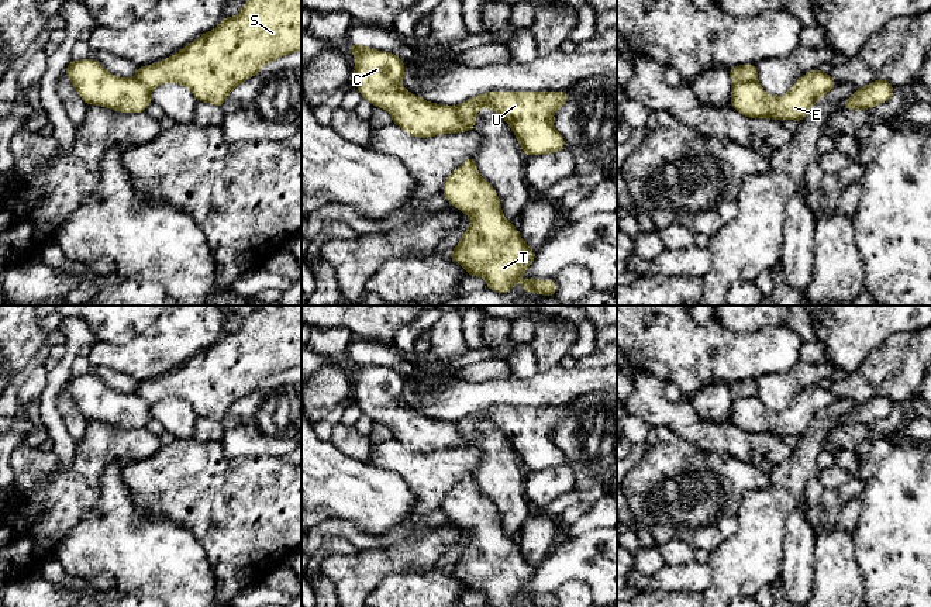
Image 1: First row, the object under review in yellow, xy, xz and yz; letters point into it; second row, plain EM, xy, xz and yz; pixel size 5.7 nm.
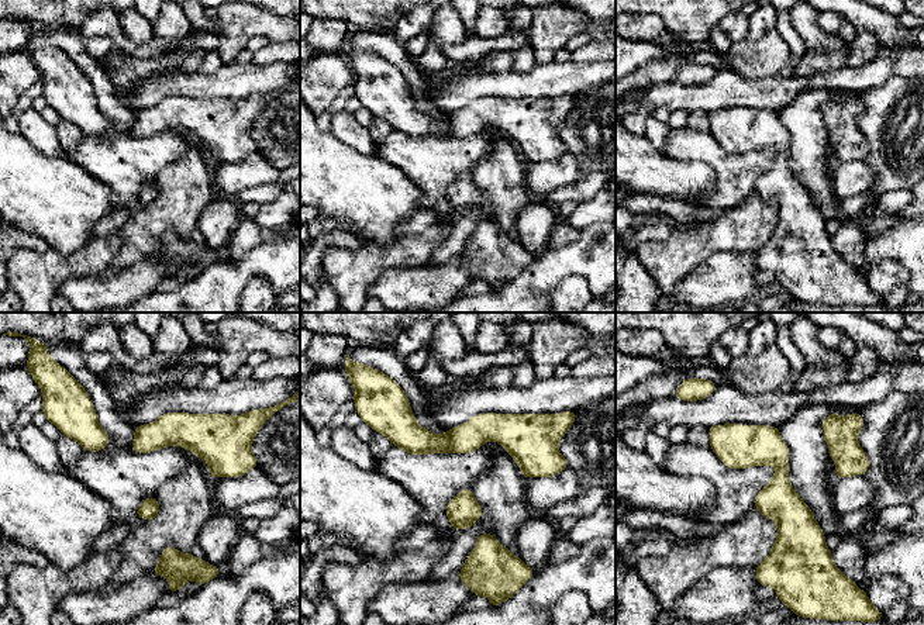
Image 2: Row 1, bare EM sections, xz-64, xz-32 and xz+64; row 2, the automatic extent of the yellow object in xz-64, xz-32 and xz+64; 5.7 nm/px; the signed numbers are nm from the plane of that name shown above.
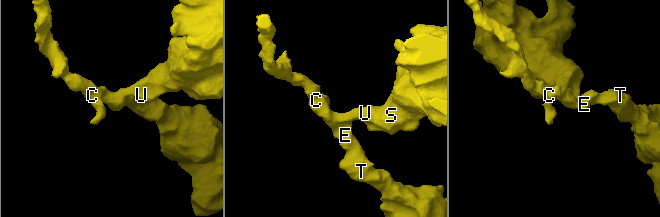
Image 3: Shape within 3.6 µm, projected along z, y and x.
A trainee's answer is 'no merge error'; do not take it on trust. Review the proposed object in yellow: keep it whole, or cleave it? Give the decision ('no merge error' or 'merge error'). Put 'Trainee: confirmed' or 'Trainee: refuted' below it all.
merge error
Trainee: refuted

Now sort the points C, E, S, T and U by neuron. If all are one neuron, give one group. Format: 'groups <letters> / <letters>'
groups C E T / S U

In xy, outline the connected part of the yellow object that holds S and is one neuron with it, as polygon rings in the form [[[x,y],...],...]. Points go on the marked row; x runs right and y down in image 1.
[[[249,0],[237,17],[224,17],[210,32],[199,37],[168,59],[139,66],[135,77],[149,90],[176,82],[189,87],[199,101],[221,107],[230,92],[255,76],[270,61],[301,51],[301,0]]]

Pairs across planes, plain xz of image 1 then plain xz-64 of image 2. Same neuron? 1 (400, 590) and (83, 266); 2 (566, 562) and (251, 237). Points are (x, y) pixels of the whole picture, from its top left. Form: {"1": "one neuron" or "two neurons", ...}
{"1": "two neurons", "2": "two neurons"}

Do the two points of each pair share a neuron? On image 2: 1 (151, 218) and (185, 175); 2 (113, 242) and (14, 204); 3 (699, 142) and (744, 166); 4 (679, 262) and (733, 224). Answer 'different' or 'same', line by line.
1: same
2: different
3: same
4: same

